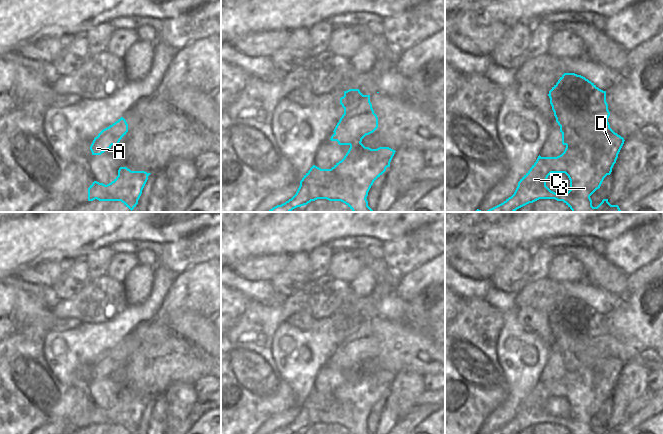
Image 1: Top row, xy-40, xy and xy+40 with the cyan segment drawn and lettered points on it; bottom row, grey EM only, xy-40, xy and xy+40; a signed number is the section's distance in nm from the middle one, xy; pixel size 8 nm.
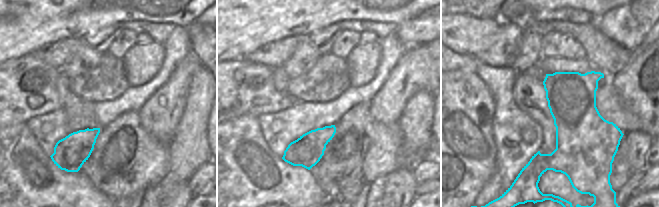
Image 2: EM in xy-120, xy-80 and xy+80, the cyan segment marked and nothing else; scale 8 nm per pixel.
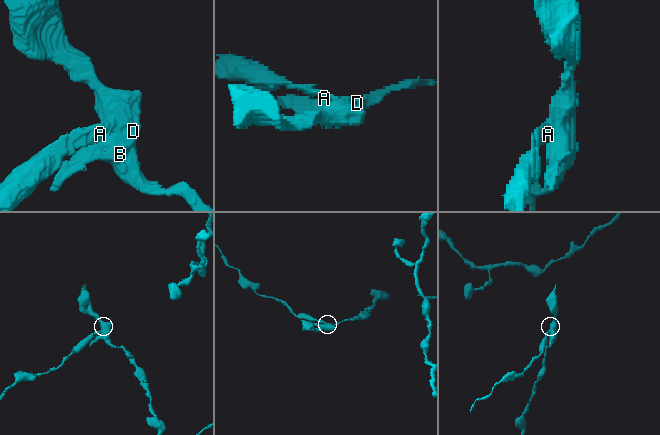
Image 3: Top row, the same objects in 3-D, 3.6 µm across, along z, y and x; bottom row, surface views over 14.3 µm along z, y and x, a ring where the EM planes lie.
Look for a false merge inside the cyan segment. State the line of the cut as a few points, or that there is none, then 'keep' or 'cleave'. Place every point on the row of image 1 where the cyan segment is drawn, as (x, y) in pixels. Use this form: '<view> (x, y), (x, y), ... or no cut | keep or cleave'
xy (373, 112), (351, 116), (337, 125) | cleave

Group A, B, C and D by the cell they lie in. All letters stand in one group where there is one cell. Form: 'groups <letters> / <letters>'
groups A / B C D

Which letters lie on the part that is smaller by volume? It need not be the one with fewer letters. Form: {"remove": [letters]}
{"remove": ["A"]}

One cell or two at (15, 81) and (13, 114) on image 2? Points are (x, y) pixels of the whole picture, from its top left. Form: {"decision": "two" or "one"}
{"decision": "one"}

